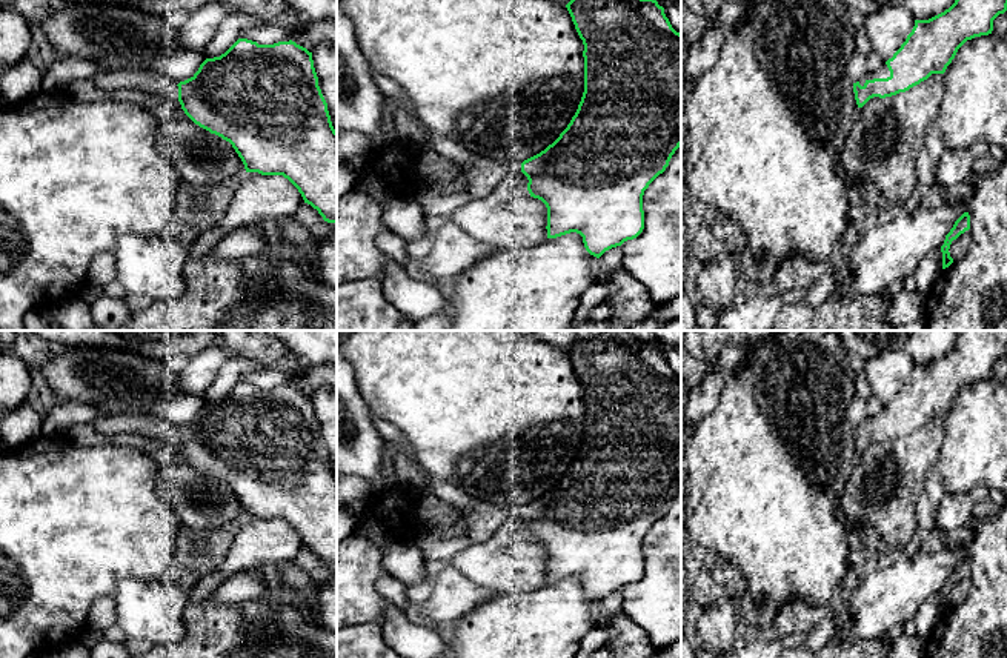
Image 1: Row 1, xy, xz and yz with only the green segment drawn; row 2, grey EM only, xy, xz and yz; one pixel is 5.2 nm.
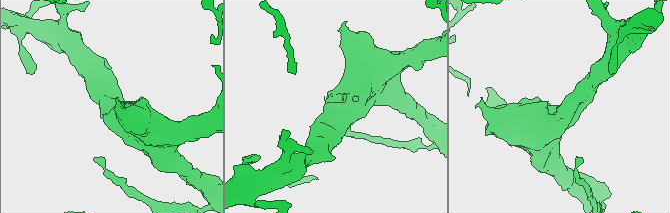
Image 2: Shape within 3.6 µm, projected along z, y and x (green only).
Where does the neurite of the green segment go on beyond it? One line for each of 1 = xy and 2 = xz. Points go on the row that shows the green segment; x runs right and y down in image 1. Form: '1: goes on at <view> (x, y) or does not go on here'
1: goes on at xy (149, 82)
2: goes on at xz (514, 166)

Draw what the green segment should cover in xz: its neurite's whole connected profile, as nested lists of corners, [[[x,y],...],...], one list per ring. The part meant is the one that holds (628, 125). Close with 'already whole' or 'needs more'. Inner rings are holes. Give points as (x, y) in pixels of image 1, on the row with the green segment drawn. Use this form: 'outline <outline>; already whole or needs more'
outline [[[570,0],[566,5],[575,29],[583,40],[584,51],[584,92],[575,115],[560,137],[540,154],[507,164],[509,171],[521,171],[529,183],[530,197],[541,200],[547,208],[547,238],[570,232],[583,237],[586,251],[600,258],[606,251],[636,238],[644,229],[643,195],[649,184],[666,171],[675,151],[681,146],[681,34],[676,32],[656,0]]]; needs more

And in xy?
outline [[[238,38],[220,57],[206,58],[191,78],[178,85],[163,74],[137,69],[98,72],[89,80],[98,89],[108,92],[131,88],[178,101],[195,125],[232,145],[246,172],[283,175],[298,189],[304,203],[318,211],[324,221],[337,223],[337,131],[332,126],[327,103],[318,86],[312,52],[306,48],[292,40],[258,45],[248,38]]]; needs more

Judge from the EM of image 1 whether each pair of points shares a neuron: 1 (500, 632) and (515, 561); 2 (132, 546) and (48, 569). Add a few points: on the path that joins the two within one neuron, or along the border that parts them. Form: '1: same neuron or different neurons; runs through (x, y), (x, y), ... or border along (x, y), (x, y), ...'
1: different neurons; border along (545, 583), (534, 589), (498, 595)
2: same neuron; runs through (111, 546), (69, 548)

